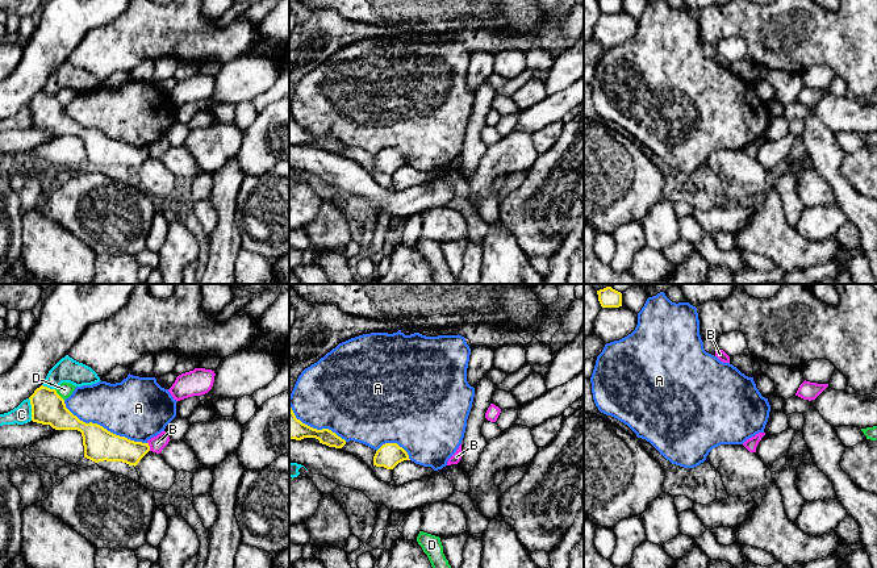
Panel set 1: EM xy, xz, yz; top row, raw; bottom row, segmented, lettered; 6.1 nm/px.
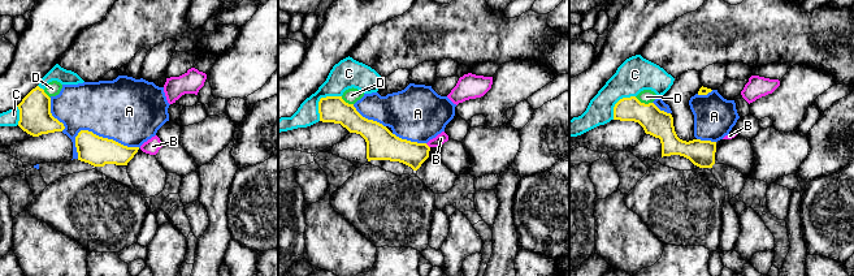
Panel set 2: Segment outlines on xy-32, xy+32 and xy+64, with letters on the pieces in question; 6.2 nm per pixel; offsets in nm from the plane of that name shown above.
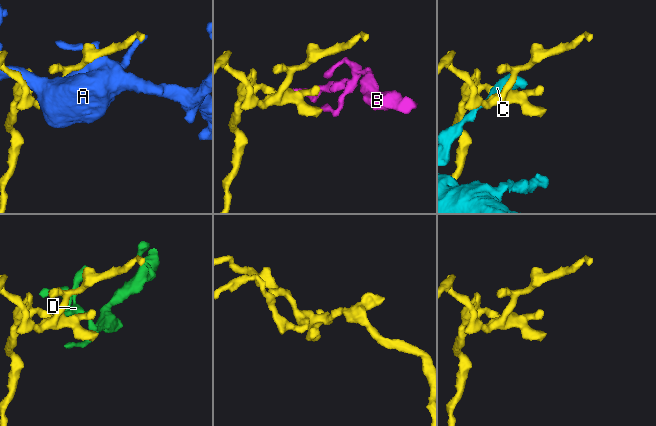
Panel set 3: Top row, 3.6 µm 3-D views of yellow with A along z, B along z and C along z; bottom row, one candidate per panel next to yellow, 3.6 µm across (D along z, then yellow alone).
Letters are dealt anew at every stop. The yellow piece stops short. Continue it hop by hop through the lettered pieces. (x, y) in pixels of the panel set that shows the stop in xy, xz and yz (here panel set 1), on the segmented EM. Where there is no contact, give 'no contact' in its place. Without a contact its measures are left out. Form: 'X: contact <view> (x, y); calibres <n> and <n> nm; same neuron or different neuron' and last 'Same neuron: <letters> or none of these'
A: contact xy (101, 426); calibres 200 and 380 nm; different neuron
B: contact xy (149, 446); calibres 170 and 90 nm; different neuron
C: contact xy (32, 409); calibres 200 and 120 nm; different neuron
D: contact xy (58, 395); calibres 200 and 90 nm; different neuron
Same neuron: none of these

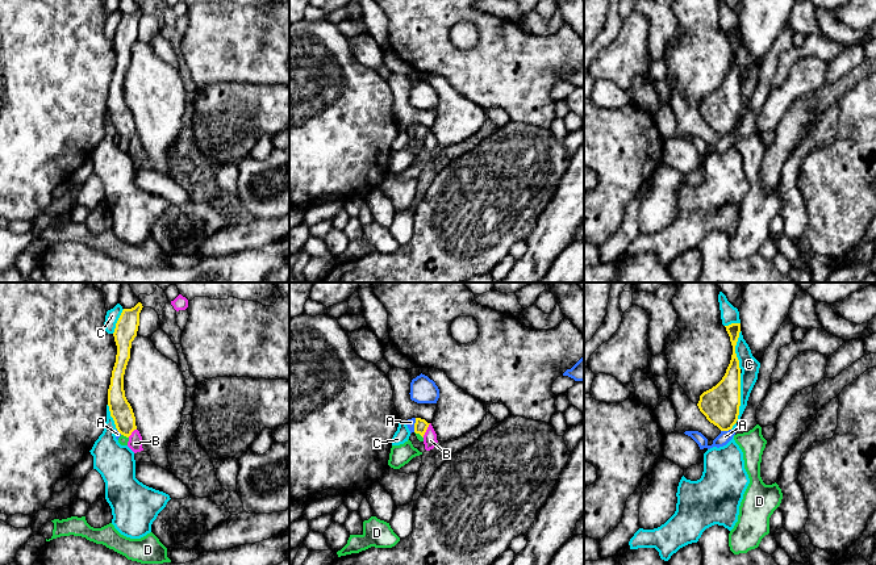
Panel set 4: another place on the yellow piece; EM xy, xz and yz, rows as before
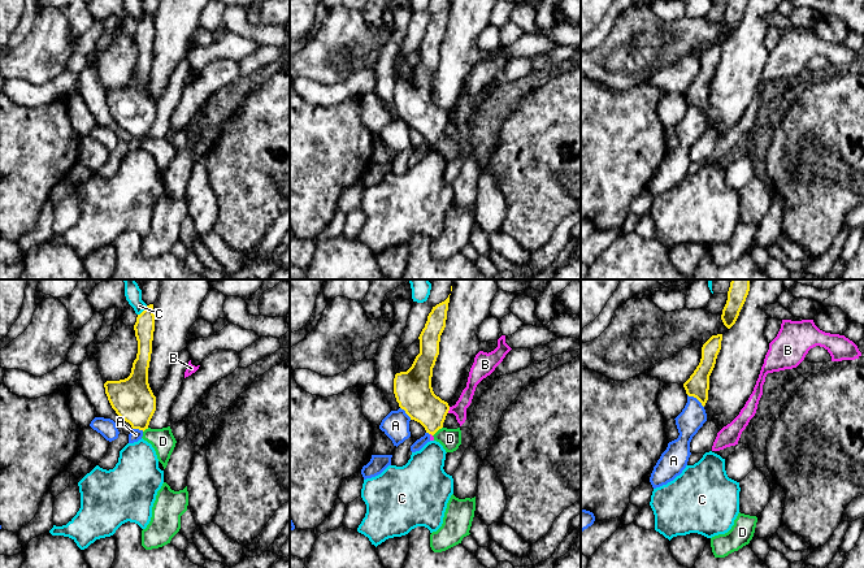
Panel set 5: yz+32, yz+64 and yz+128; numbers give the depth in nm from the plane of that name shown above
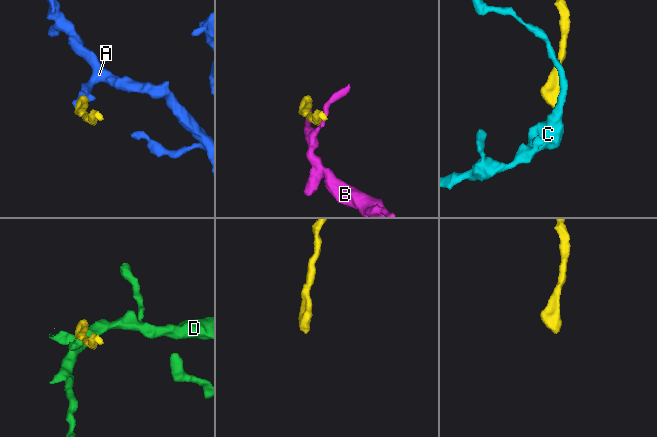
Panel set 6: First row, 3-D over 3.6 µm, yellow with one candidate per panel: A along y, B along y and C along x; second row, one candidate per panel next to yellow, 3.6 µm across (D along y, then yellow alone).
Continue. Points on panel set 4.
A: contact yz (725, 430); calibres 220 and 80 nm; different neuron
B: contact xz (426, 429); calibres 80 and 80 nm; different neuron
C: contact yz (739, 401); calibres 220 and 110 nm; different neuron
D: contact xz (418, 432); calibres 80 and 40 nm; same neuron
Same neuron: D

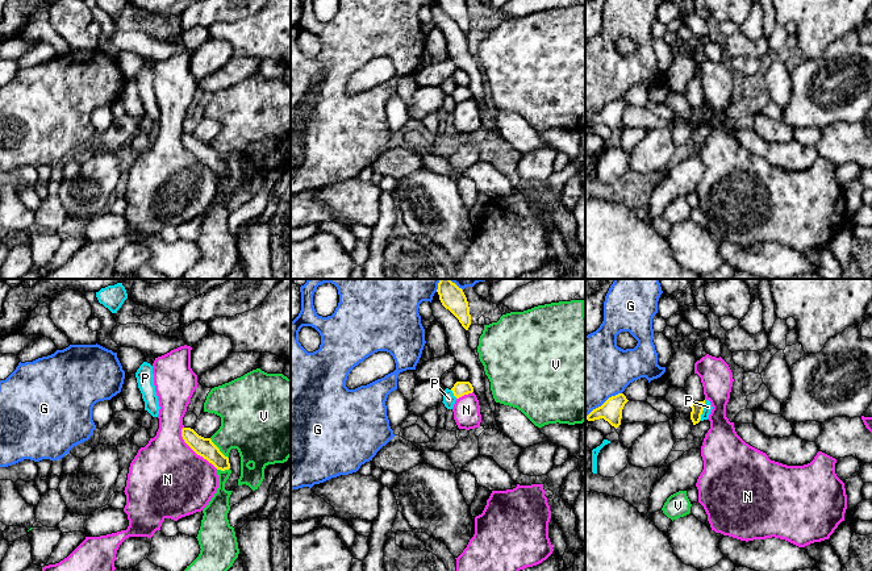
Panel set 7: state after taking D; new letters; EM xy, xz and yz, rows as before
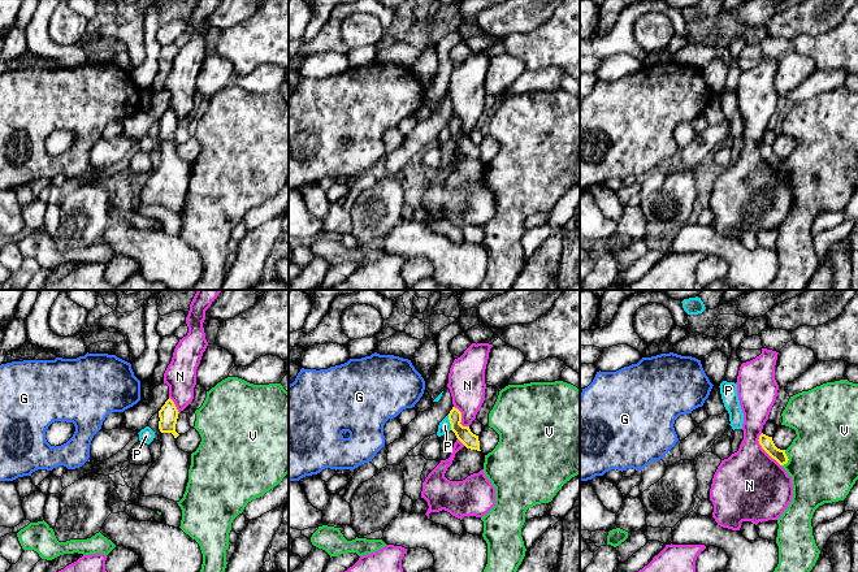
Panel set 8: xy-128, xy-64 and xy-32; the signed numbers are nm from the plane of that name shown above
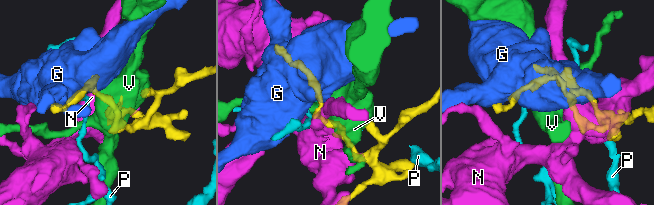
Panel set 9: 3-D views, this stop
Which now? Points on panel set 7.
G: contact yz (604, 403); calibres 140 and 440 nm; different neuron
N: contact xy (193, 450); calibres 120 and 480 nm; different neuron
P: contact yz (702, 409); calibres 70 and 50 nm; different neuron
V: contact xy (218, 449); calibres 120 and 360 nm; different neuron
Same neuron: none of these

